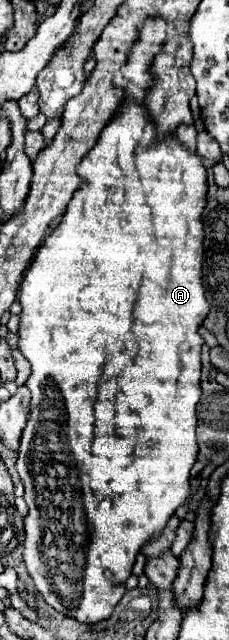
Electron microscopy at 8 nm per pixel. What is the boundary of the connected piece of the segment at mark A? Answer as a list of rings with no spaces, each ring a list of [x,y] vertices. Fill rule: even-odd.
[[[156,16],[146,20],[138,28],[138,38],[130,48],[128,60],[120,68],[120,74],[114,76],[114,86],[124,90],[124,100],[104,130],[98,136],[98,144],[82,158],[78,174],[84,180],[84,186],[72,196],[62,222],[44,238],[44,244],[38,248],[20,288],[20,332],[18,348],[32,366],[32,374],[26,380],[28,390],[32,392],[28,424],[24,428],[20,450],[18,450],[18,474],[24,482],[24,500],[28,504],[28,516],[24,520],[24,562],[34,578],[38,594],[50,604],[56,612],[74,618],[80,624],[98,624],[108,620],[114,612],[114,606],[122,600],[126,580],[132,574],[134,558],[152,536],[156,536],[174,514],[178,506],[190,494],[190,470],[198,460],[196,444],[196,404],[200,400],[200,350],[204,338],[198,334],[210,306],[204,296],[202,286],[202,262],[204,262],[204,222],[202,212],[206,208],[208,196],[208,170],[202,164],[202,158],[190,152],[174,134],[158,138],[156,124],[144,108],[144,96],[152,88],[152,74],[148,72],[154,56],[162,50],[166,40],[166,20]]]

